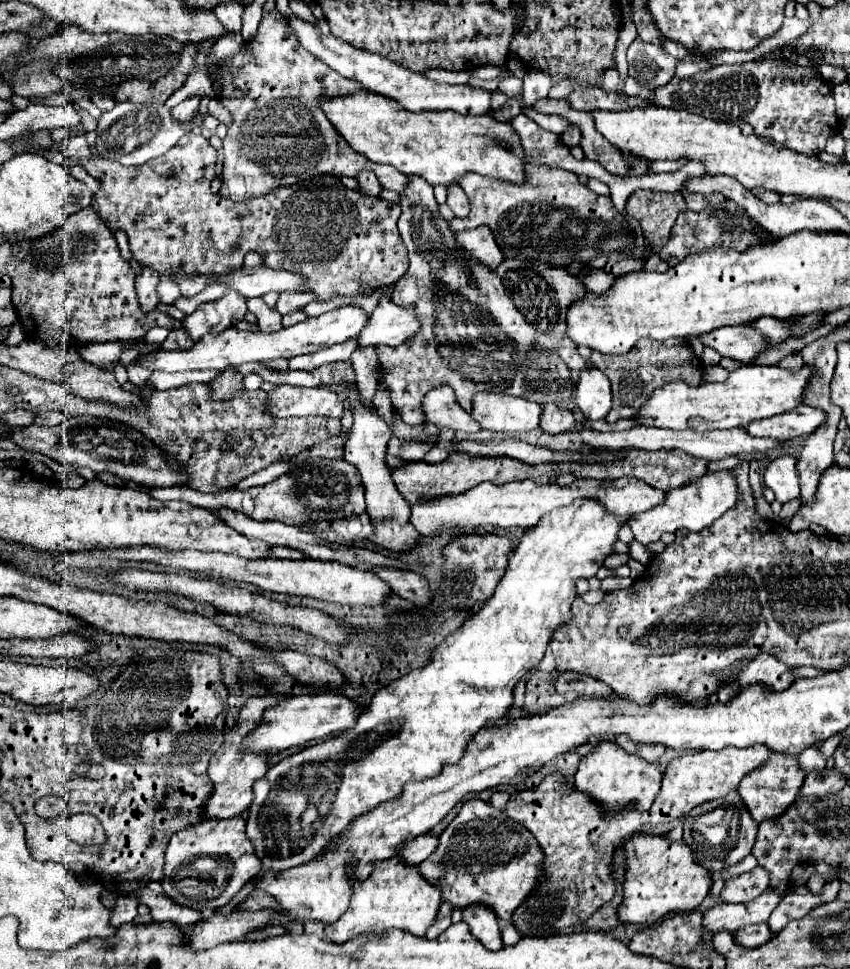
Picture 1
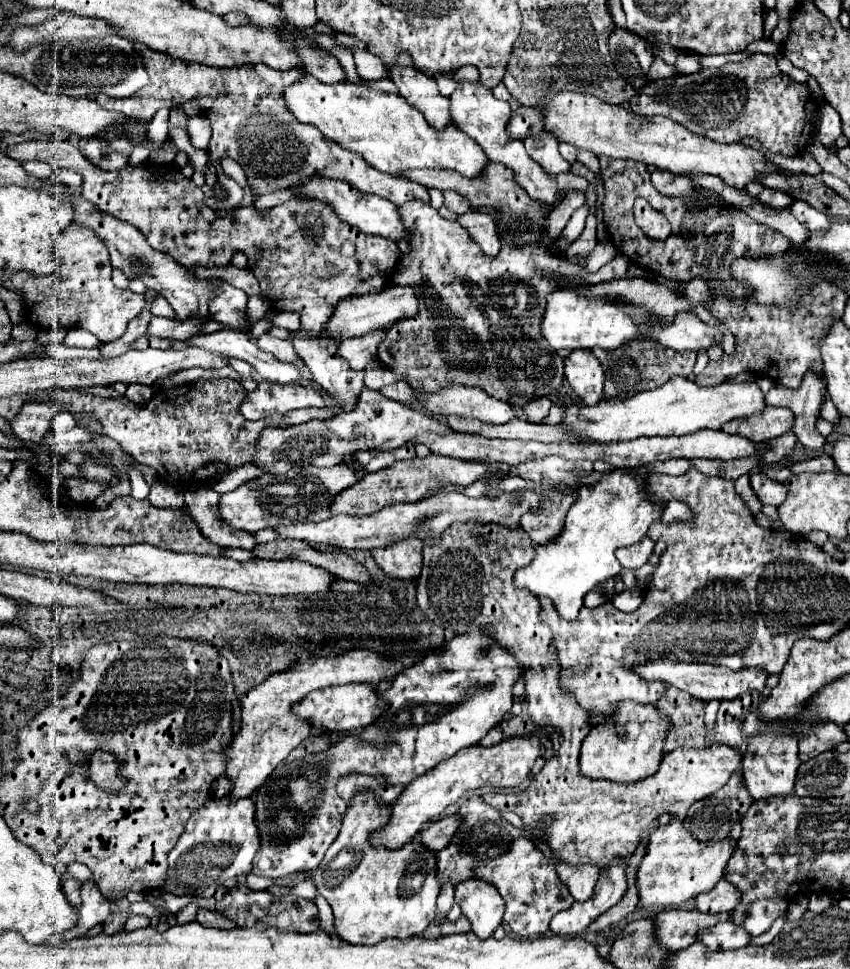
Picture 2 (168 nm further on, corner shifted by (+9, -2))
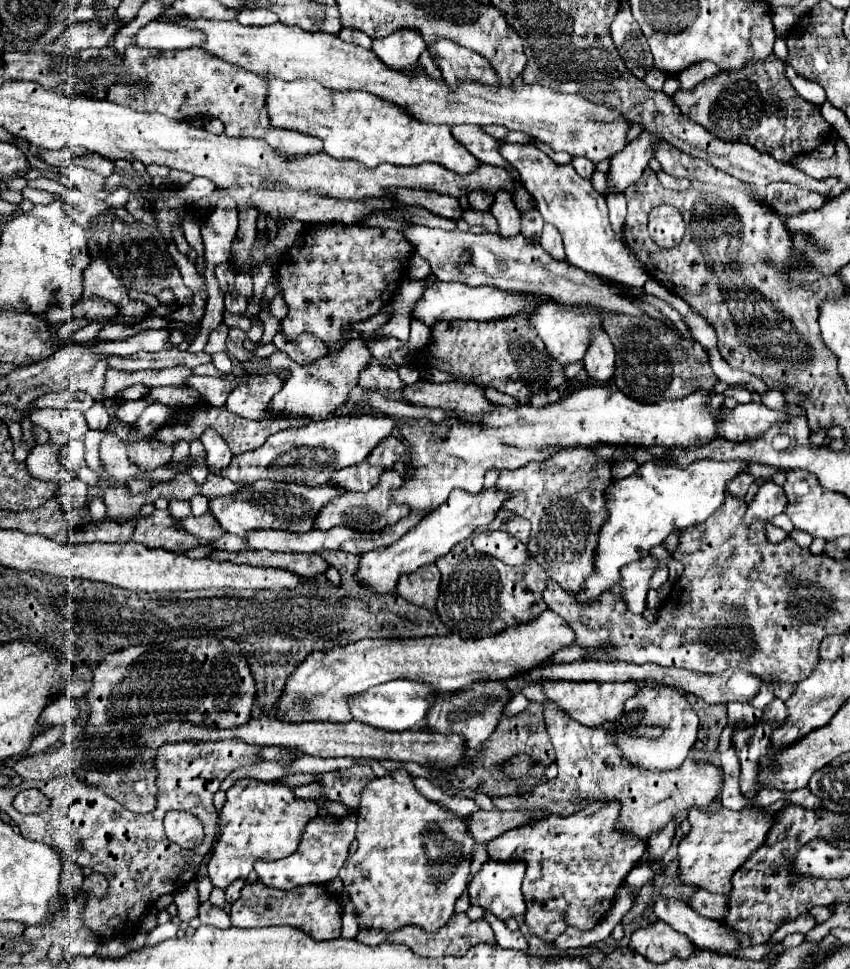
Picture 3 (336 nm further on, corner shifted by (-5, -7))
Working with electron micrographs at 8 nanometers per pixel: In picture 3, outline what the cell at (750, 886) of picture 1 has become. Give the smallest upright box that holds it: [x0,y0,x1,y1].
[687,890,727,920]

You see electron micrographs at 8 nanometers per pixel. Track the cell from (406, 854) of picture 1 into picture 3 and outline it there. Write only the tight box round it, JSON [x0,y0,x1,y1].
[467,810,531,842]

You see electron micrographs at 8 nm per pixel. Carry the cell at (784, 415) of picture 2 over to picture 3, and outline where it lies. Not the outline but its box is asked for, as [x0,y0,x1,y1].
[719,402,787,442]

